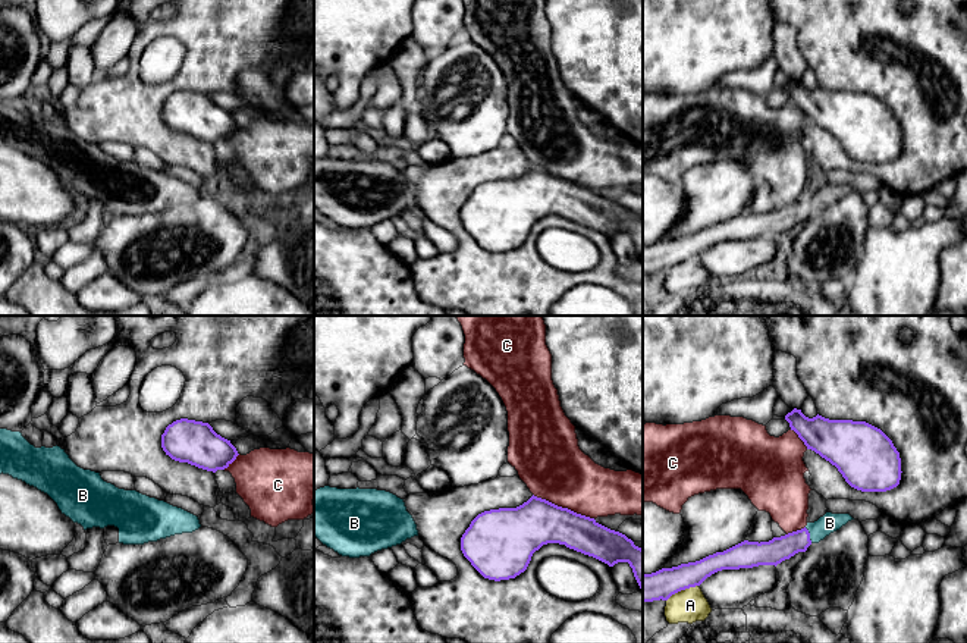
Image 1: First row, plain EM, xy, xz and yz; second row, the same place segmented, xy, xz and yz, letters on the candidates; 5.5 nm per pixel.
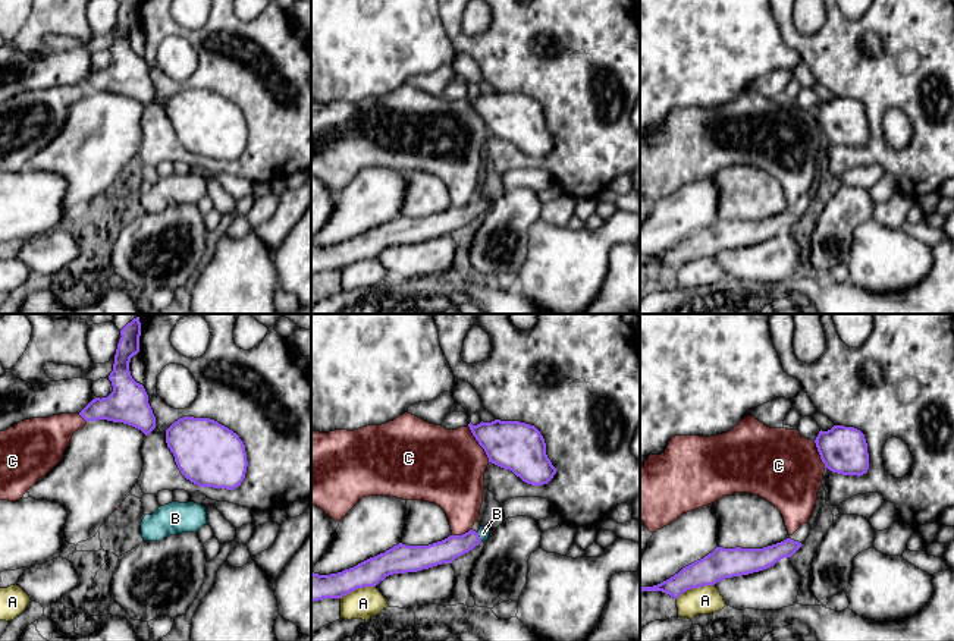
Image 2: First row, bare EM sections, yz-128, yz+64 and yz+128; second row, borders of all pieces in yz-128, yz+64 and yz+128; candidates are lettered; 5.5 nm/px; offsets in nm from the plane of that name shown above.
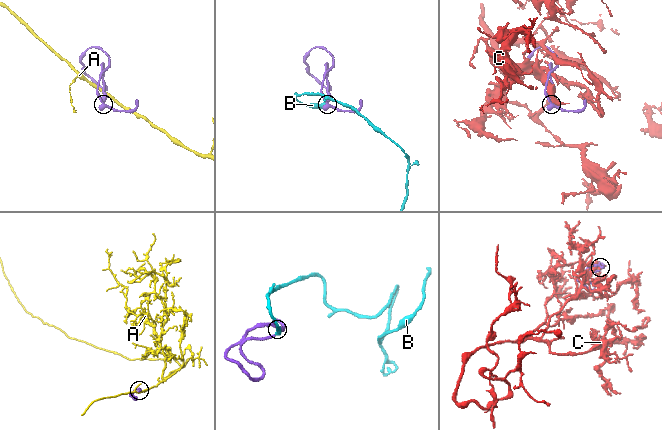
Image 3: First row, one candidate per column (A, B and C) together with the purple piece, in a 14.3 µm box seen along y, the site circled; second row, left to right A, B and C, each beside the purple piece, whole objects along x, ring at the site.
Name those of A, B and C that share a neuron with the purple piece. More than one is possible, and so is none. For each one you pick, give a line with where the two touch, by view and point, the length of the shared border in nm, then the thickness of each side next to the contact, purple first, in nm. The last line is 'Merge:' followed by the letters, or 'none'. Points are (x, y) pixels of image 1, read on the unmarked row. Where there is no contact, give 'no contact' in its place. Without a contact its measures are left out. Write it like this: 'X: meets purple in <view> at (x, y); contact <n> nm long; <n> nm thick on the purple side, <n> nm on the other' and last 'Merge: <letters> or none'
B: meets purple in yz at (809, 206); contact 100 nm long; 140 nm thick on the purple side, 110 nm on the other
Merge: B

